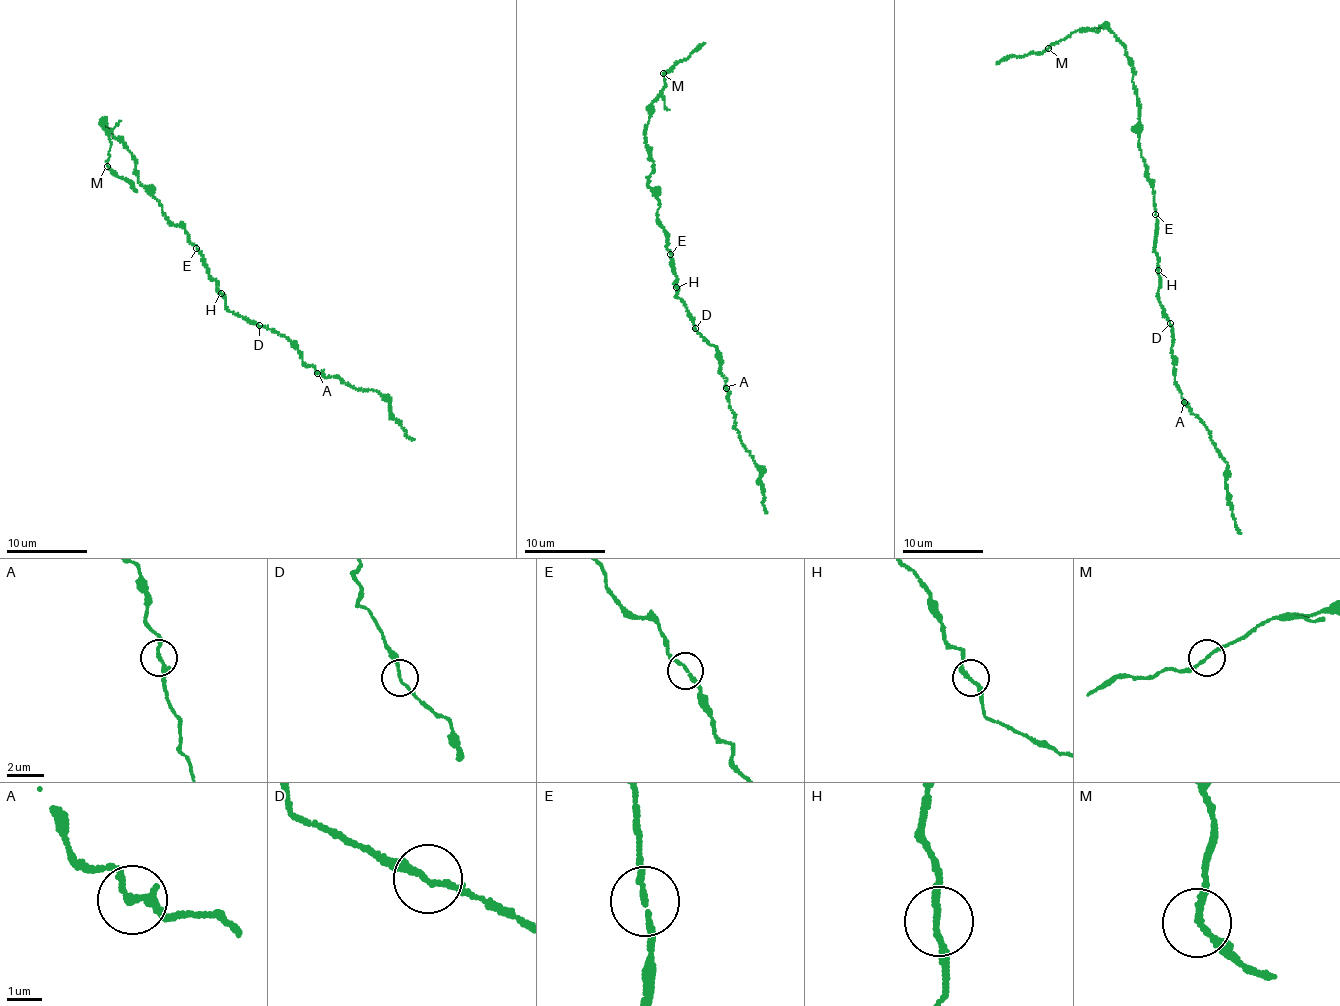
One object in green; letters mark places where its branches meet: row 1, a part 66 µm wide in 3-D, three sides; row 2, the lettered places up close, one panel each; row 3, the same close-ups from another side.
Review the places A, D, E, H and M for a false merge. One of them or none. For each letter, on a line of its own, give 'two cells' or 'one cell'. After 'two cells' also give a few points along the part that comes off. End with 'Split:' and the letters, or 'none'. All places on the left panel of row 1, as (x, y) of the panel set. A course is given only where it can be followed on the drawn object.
A: one cell
D: one cell
E: one cell
H: one cell
M: one cell
Split: none

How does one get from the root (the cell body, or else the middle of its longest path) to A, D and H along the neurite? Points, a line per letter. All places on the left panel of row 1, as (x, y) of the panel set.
A: (203, 263), (231, 312), (282, 334), (303, 362), (318, 373)
D: (203, 263), (208, 276), (216, 280), (216, 291), (223, 296), (225, 305), (231, 312), (258, 325)
H: (203, 263), (208, 276), (216, 280), (216, 289), (221, 293)

